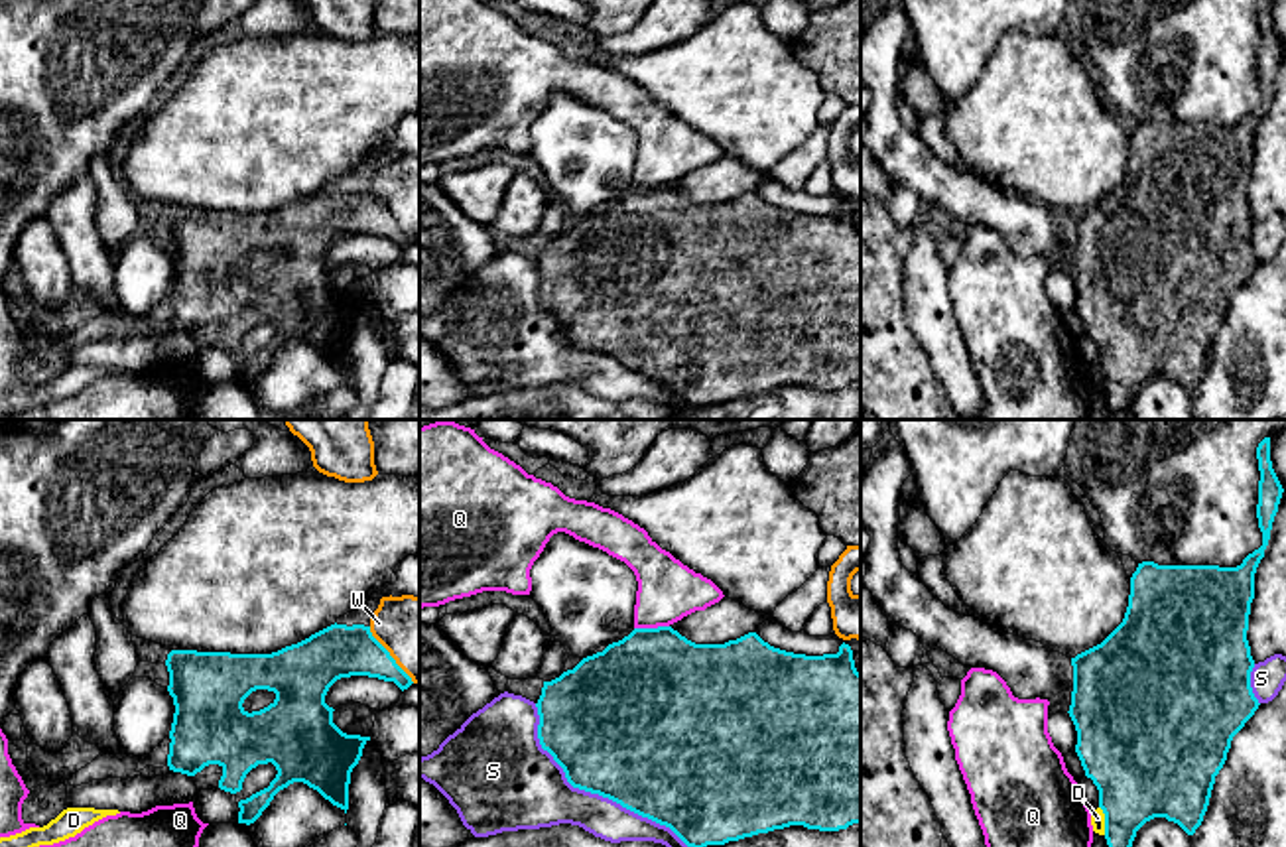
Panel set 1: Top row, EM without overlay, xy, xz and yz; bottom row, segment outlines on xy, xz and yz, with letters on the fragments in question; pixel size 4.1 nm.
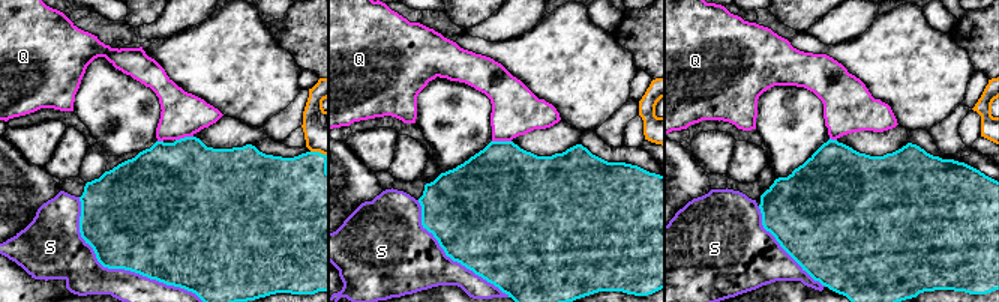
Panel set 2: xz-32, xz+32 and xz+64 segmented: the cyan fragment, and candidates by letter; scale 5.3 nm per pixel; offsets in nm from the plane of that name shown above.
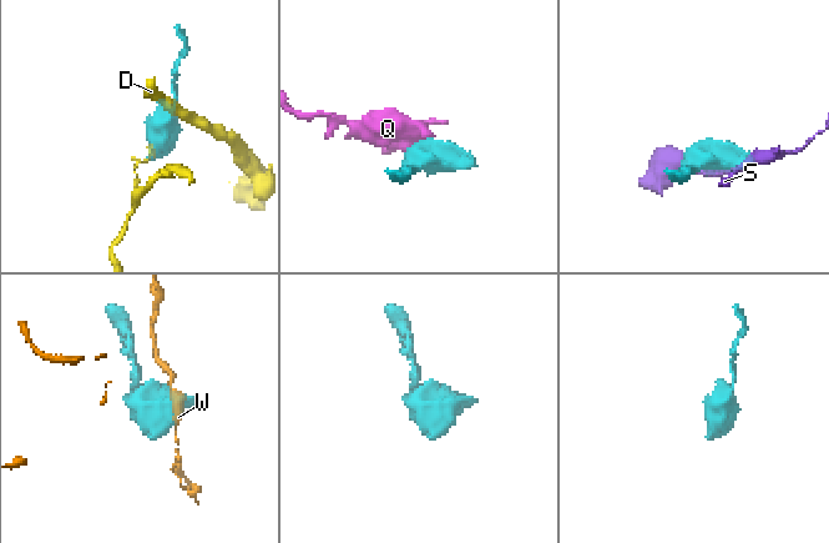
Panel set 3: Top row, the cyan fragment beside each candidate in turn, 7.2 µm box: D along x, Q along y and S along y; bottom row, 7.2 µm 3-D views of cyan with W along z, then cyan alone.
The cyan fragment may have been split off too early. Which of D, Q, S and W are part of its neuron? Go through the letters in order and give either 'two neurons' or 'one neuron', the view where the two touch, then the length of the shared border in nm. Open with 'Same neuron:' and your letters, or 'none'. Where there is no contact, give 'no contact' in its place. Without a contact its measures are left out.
Same neuron: none
D: two neurons; contact in yz; length 120 nm
Q: two neurons; contact in xz; length 140 nm
S: two neurons; contact in xz; length 900 nm
W: two neurons; contact in xy; length 300 nm

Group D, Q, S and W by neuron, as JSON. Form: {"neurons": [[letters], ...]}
{"neurons": [["D"], ["Q"], ["S"], ["W"]]}

